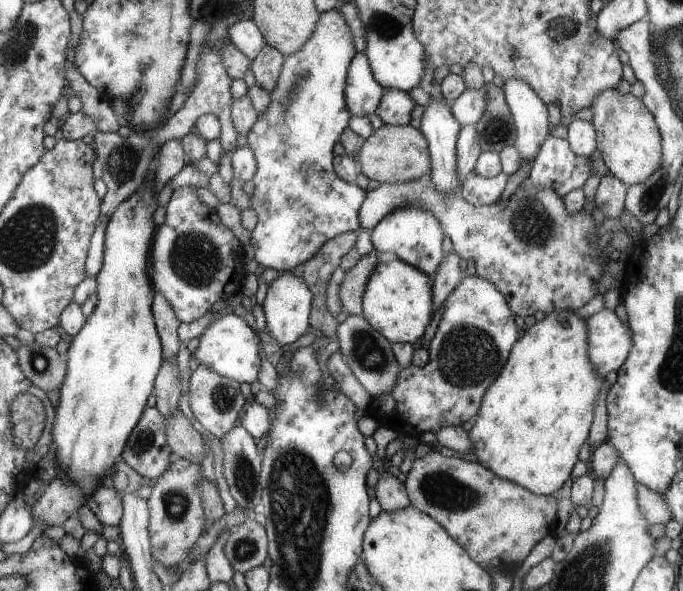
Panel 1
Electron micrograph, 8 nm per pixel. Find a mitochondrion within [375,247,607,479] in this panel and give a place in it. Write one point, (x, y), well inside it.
(467, 357)

